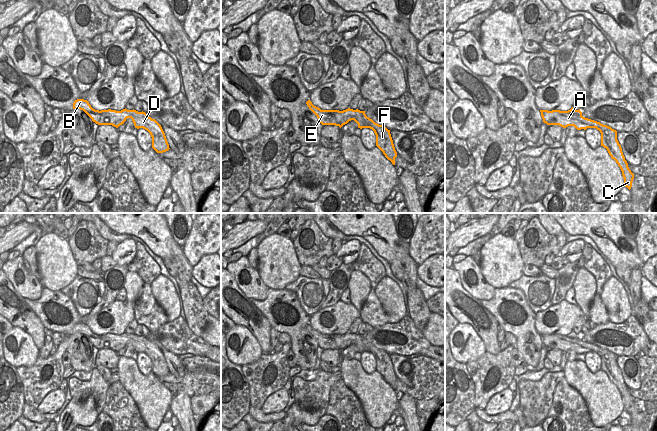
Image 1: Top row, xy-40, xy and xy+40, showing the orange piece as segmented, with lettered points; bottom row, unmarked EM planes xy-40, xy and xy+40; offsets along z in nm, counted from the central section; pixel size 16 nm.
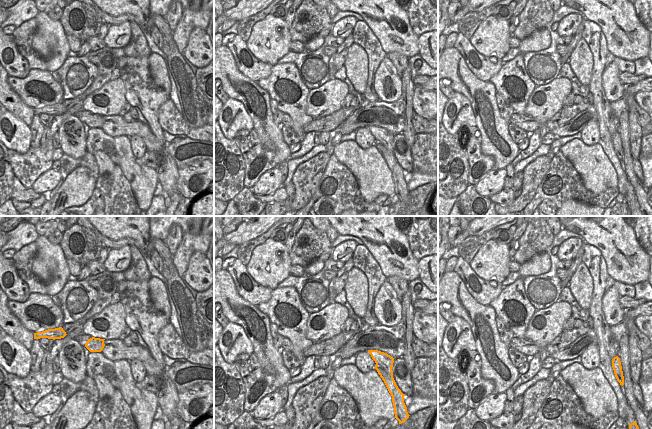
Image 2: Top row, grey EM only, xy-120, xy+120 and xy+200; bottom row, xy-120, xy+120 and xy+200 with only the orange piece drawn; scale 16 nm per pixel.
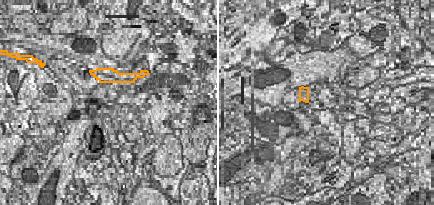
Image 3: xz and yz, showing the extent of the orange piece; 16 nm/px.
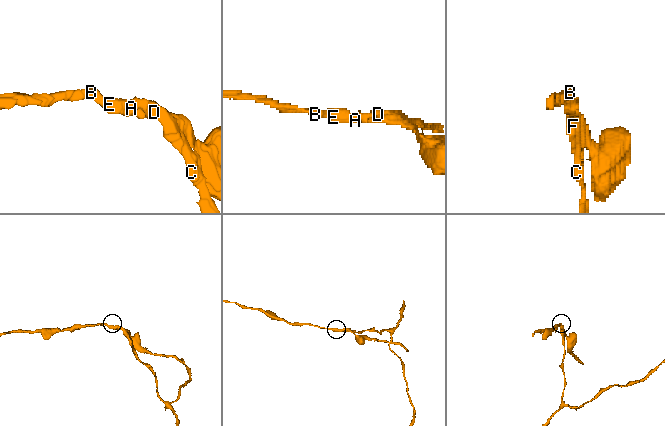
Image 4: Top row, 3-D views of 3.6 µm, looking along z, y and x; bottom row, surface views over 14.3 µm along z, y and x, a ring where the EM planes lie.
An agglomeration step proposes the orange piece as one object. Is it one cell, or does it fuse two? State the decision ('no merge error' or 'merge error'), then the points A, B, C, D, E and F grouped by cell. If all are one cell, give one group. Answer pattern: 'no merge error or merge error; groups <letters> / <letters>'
merge error; groups A B E / C D F

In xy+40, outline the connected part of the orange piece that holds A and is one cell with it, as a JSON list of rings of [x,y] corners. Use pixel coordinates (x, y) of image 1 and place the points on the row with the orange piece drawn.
[[[540,110],[543,122],[547,125],[559,125],[563,128],[568,126],[574,126],[577,130],[587,128],[596,128],[600,132],[617,133],[607,125],[603,125],[600,122],[579,116],[577,114],[569,114],[568,111],[552,112],[548,110]]]

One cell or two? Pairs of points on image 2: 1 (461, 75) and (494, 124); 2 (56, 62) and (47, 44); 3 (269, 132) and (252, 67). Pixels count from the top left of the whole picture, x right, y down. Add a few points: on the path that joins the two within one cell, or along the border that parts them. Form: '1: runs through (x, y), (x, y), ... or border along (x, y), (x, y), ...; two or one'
1: runs through (471, 87), (483, 99), (486, 112); one
2: runs through (56, 58), (56, 53), (51, 48); one
3: border along (237, 67), (243, 74), (256, 82); two

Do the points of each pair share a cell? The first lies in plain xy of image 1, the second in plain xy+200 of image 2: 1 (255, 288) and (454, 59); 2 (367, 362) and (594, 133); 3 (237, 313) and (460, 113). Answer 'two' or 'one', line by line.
1: two
2: one
3: two

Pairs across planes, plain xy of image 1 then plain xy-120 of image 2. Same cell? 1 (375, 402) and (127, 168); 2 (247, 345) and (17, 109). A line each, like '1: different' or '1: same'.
1: same
2: different

